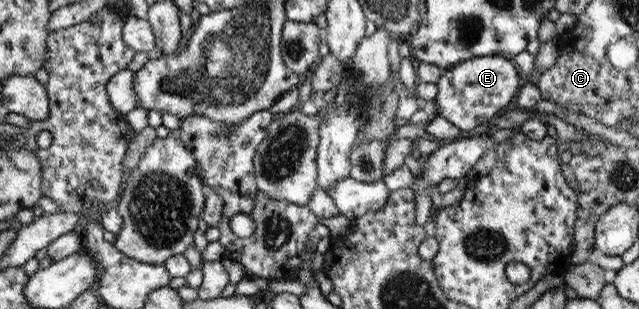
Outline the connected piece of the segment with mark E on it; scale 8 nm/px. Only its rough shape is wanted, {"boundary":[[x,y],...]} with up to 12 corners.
{"boundary":[[505,56],[477,57],[437,83],[437,115],[464,135],[513,101],[520,76]]}

